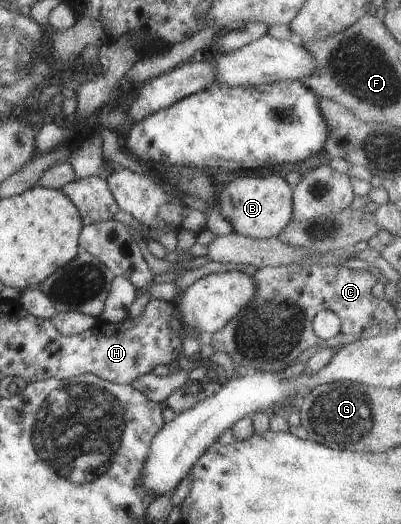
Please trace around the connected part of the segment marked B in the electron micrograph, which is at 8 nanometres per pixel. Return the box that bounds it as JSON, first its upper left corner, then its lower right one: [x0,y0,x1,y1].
[219,177,291,238]

